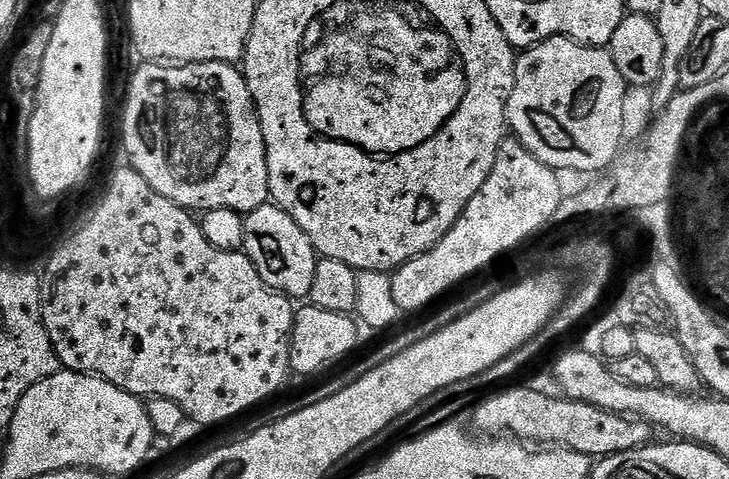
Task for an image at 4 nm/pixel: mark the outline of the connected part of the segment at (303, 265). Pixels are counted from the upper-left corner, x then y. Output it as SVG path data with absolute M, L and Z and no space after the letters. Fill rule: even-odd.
M269 202L258 210L247 213L244 216L244 225L246 226L244 252L250 258L250 262L254 262L262 282L266 282L266 286L293 301L299 302L300 299L303 301L307 298L310 286L314 286L318 253L310 238L306 238L306 234L298 226L298 222L294 222L290 214L286 214Z

